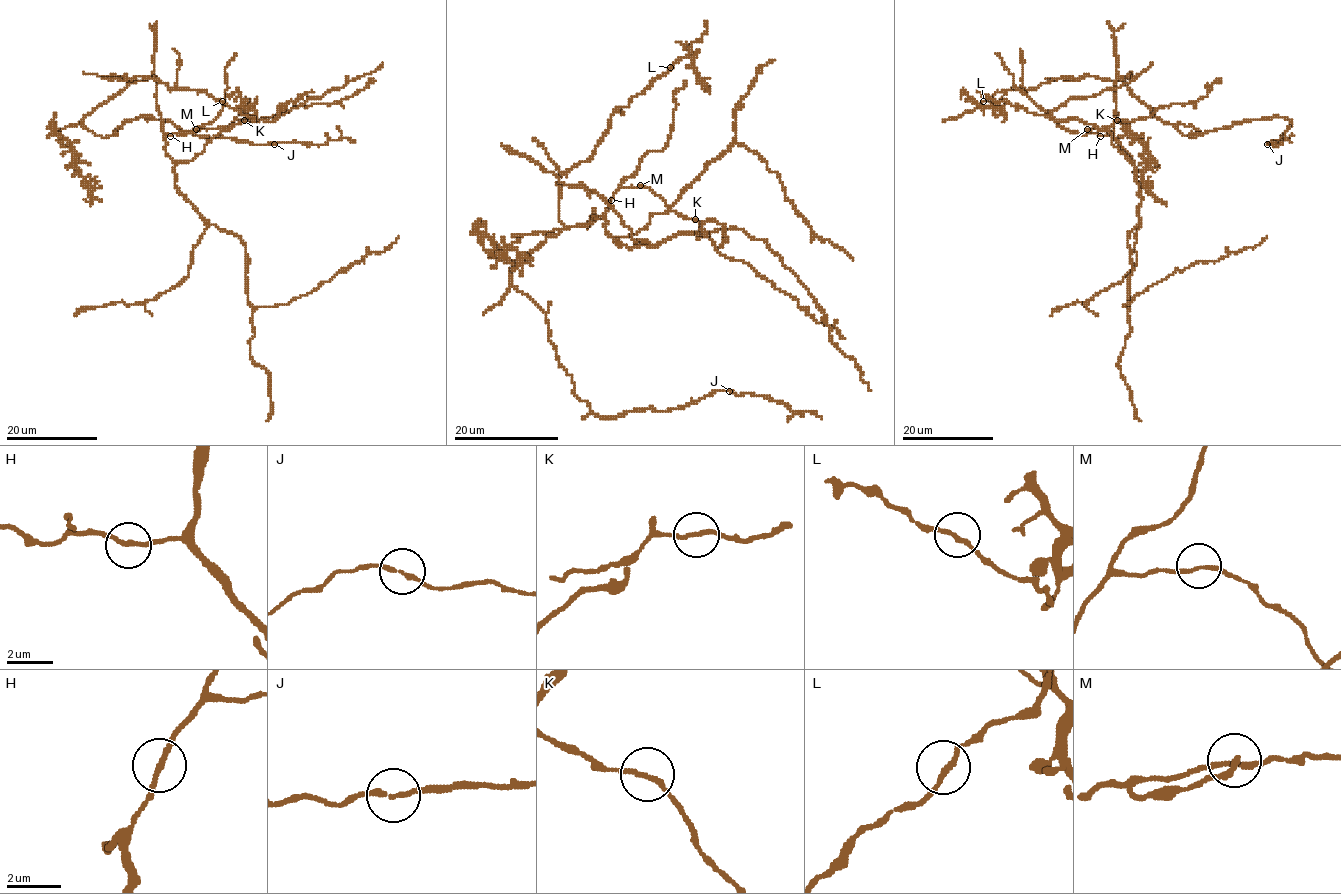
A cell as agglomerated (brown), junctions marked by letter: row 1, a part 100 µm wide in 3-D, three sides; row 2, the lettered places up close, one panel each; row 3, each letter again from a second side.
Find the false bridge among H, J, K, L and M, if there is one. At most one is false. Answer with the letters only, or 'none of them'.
none of them

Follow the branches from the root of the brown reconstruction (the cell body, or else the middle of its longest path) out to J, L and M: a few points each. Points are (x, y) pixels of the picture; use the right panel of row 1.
J: (1115, 90), (1120, 77), (1154, 117), (1190, 137), (1275, 115), (1290, 120), (1282, 137), (1285, 138), (1267, 144)
L: (1115, 90), (1120, 77), (1123, 81), (1064, 77), (1033, 89), (997, 91), (983, 101)
M: (1115, 90), (1113, 130), (1106, 135), (1097, 135), (1087, 129)

